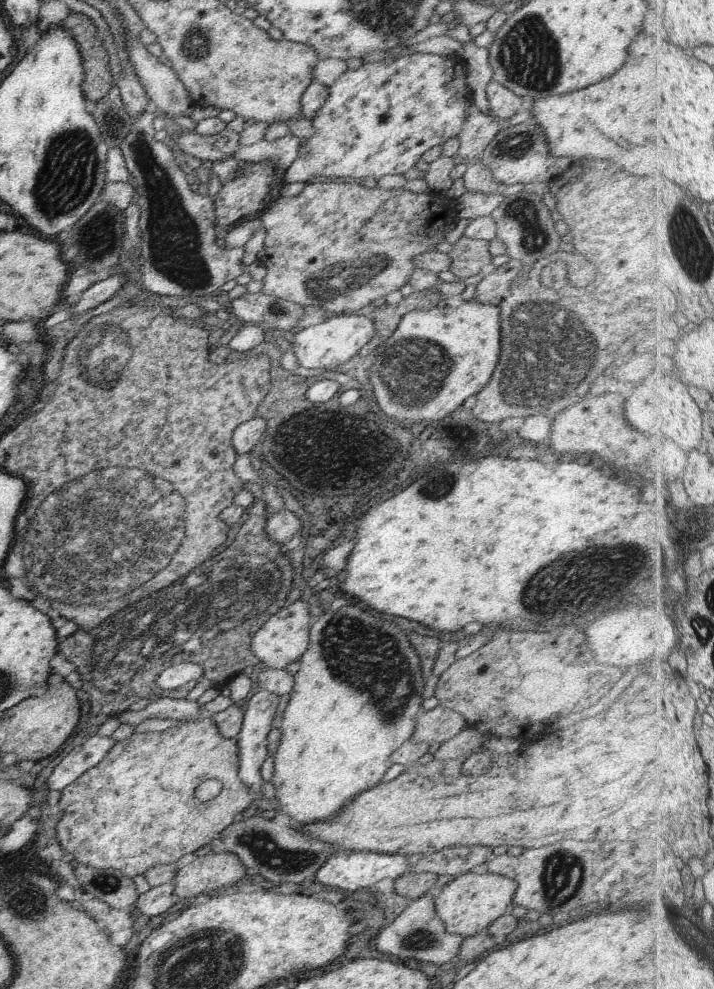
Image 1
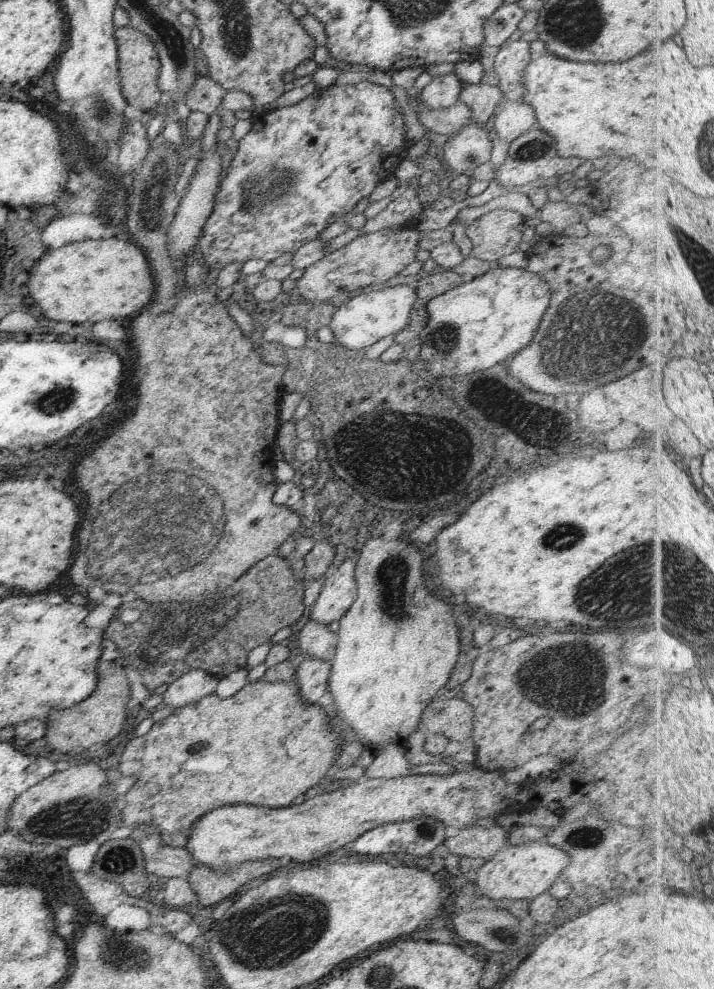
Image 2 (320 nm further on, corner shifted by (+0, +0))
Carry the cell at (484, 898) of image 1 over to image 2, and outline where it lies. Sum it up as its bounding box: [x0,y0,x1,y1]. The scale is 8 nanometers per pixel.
[473,840,570,904]

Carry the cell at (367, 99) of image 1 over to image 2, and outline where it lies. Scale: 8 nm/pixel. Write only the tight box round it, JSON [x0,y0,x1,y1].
[420,75,462,109]

